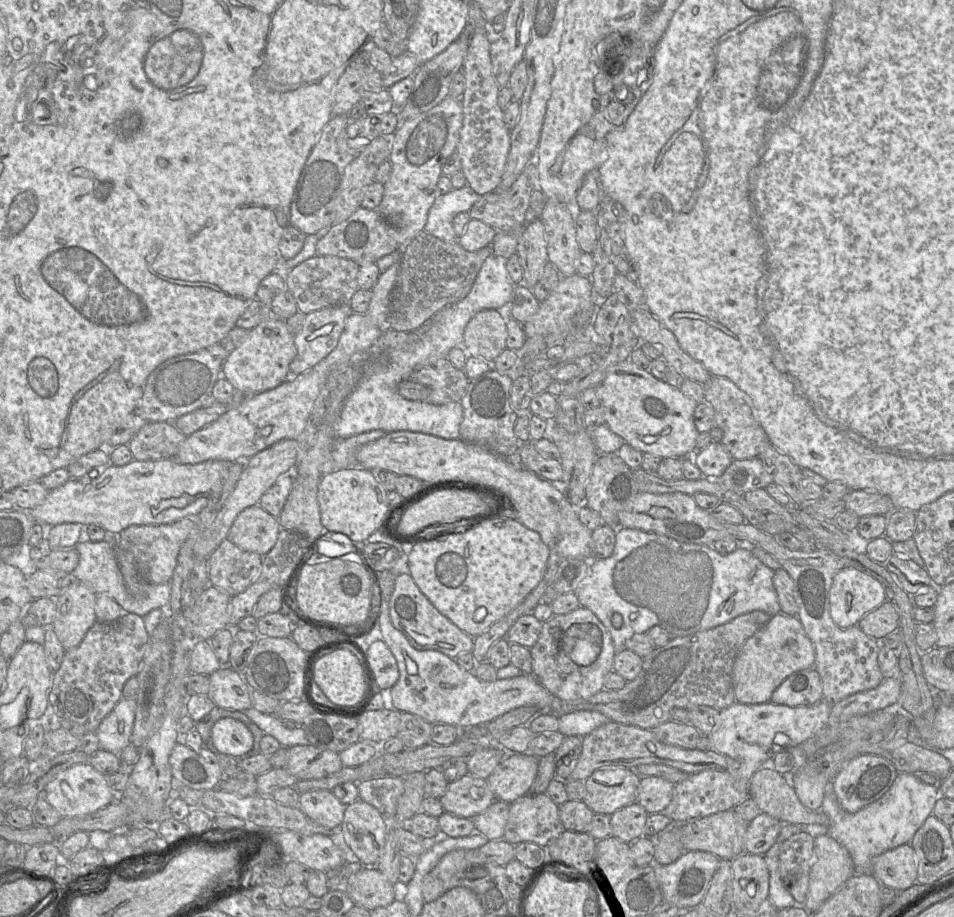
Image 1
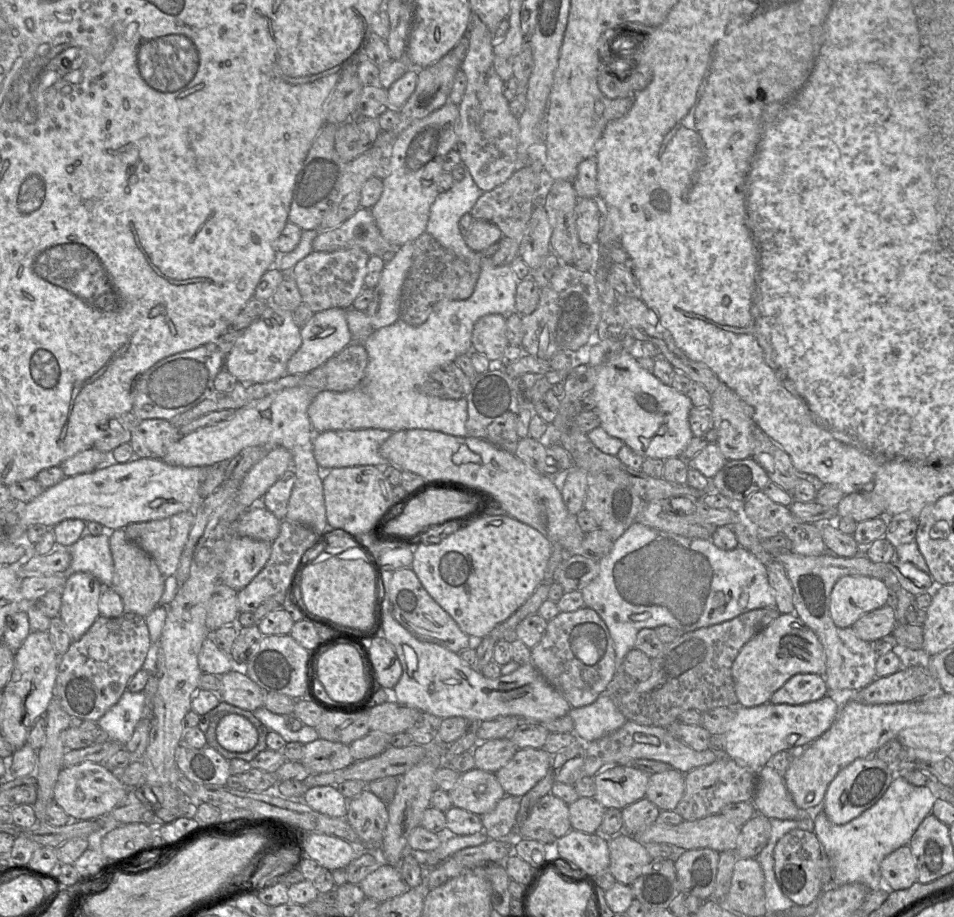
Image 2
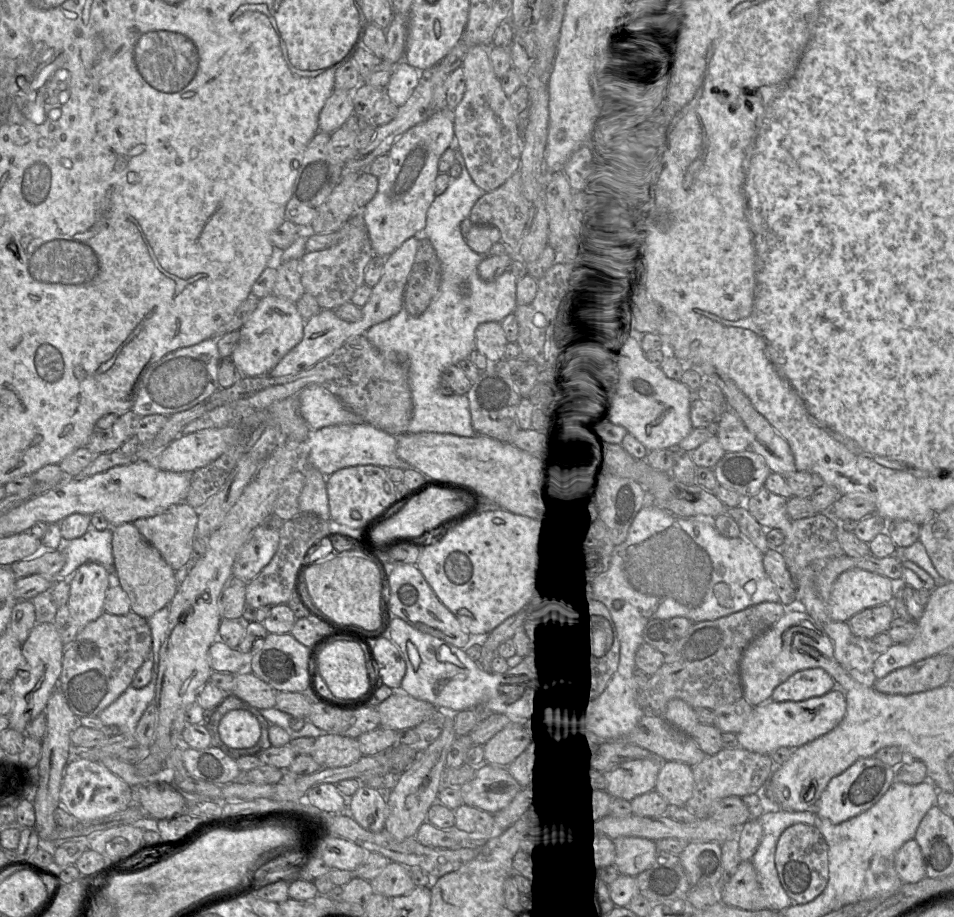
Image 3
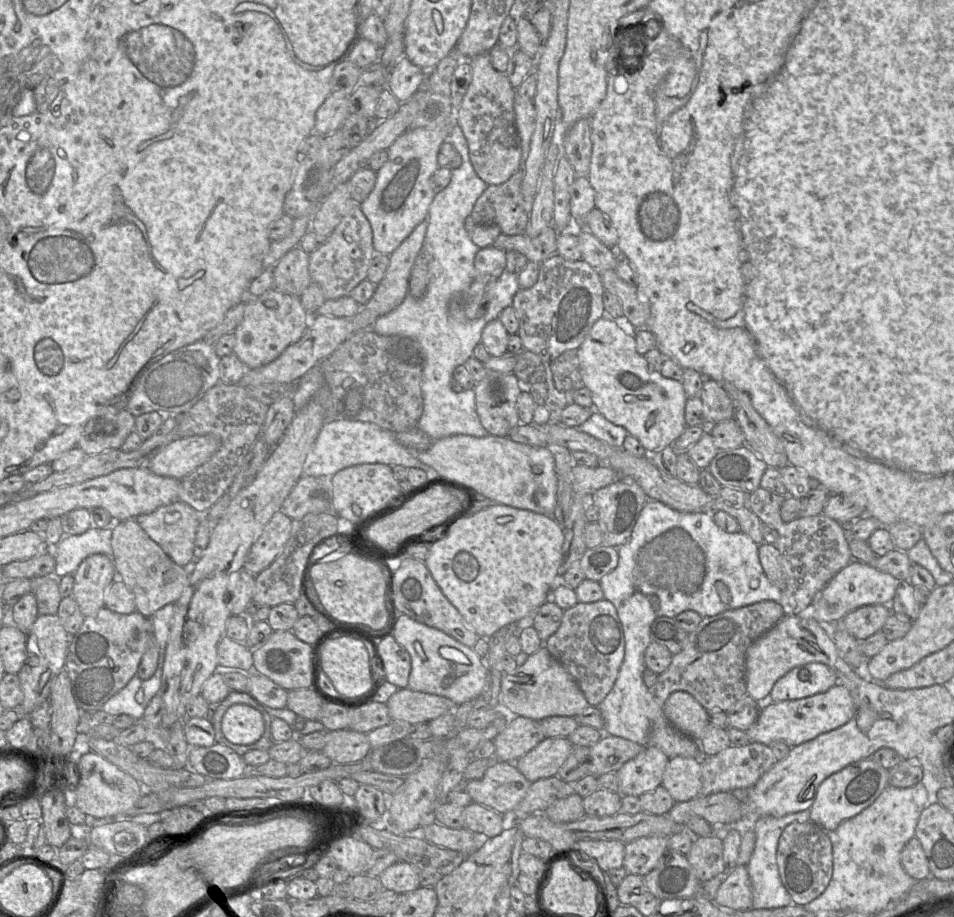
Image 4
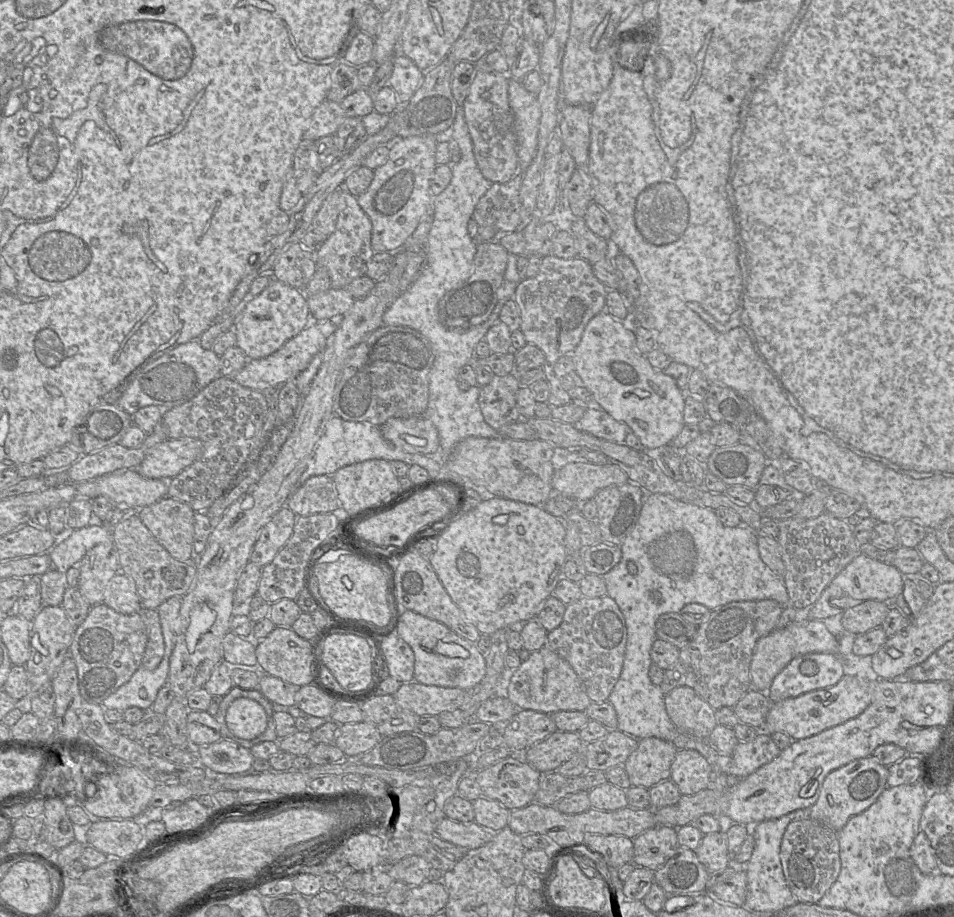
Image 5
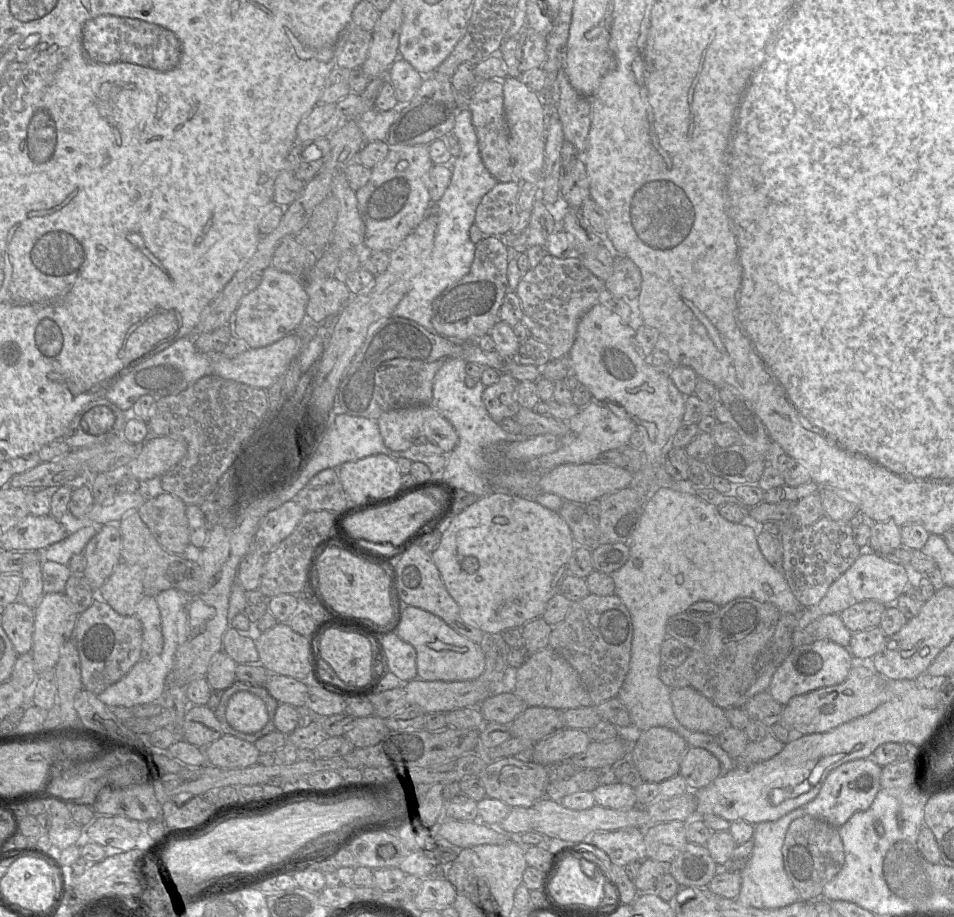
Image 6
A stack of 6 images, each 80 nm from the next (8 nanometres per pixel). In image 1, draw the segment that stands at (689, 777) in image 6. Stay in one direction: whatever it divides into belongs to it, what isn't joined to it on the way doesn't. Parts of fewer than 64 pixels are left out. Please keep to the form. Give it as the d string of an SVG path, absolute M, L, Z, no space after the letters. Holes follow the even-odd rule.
M657 776L641 777L637 801L650 814L661 813L672 801L675 784Z

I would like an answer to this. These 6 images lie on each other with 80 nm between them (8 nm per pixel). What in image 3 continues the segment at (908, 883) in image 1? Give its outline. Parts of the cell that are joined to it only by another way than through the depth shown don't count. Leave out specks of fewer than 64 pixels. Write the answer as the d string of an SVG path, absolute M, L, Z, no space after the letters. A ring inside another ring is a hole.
M915 838L897 851L894 865L903 883L916 883L927 877L922 851Z

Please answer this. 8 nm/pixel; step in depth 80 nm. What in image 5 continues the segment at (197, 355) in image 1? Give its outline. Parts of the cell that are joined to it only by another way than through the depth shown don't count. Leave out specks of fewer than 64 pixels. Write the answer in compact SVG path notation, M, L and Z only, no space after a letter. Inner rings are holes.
M192 340L169 350L150 364L128 385L117 405L133 416L139 409L155 405L163 411L178 407L194 398L212 381L222 377L221 357Z

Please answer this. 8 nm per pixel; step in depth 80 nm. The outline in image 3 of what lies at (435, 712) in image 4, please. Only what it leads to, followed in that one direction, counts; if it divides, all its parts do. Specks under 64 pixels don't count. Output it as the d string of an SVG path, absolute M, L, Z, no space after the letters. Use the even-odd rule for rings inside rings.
M392 694L376 709L380 716L380 728L394 731L415 728L437 710L431 703L408 694Z

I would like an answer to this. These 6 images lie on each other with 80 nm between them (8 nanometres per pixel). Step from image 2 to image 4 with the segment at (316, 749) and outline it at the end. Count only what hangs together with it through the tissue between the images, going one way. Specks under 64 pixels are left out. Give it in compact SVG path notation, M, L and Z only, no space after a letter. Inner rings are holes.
M349 728L329 731L326 744L322 749L333 764L351 764L361 762L370 753L371 745L367 733Z

